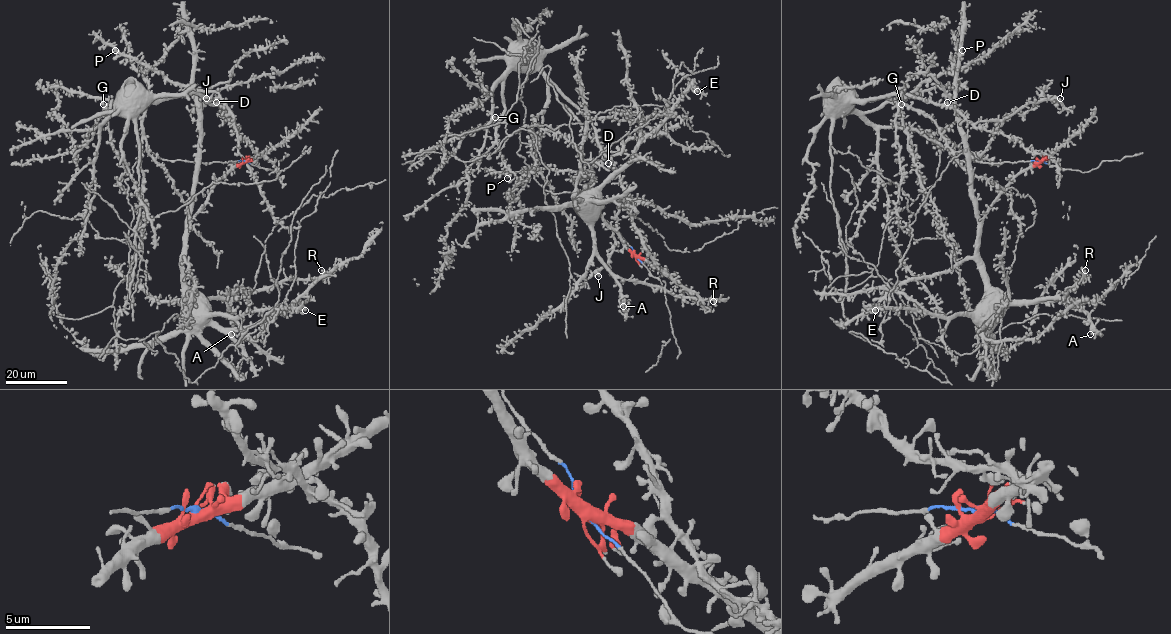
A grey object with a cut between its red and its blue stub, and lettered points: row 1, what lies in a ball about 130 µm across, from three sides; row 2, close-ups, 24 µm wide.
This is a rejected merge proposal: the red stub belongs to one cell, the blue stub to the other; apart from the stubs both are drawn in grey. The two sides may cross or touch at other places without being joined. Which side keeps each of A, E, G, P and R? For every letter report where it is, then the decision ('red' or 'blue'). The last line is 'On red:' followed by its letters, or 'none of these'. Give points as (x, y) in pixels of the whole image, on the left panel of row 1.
A: (231, 334) | red
E: (305, 310) | red
G: (103, 104) | blue
P: (115, 50) | red
R: (321, 270) | red
On red: A, E, P, R

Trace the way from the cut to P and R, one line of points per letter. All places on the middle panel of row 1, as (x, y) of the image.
P: (635, 255), (600, 212), (580, 197), (591, 183), (588, 172), (538, 168), (512, 172), (507, 178)
R: (635, 255), (600, 212), (576, 194), (575, 205), (592, 226), (597, 258), (613, 273), (681, 297), (713, 301)

